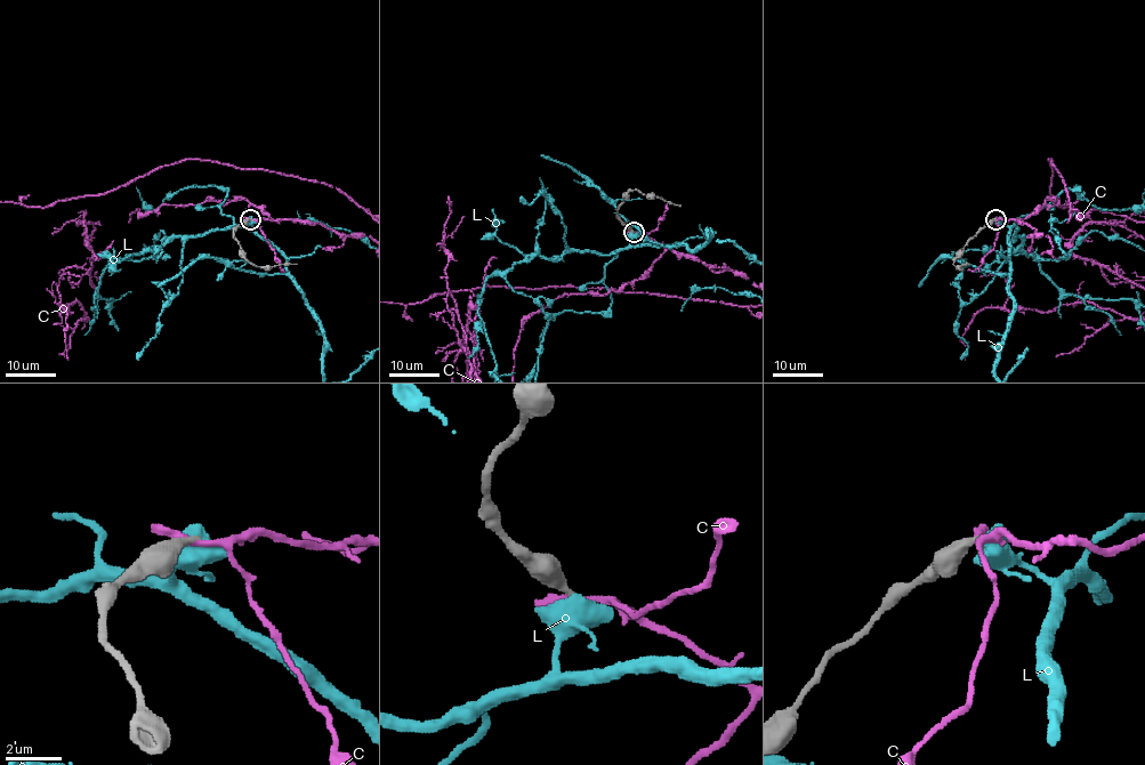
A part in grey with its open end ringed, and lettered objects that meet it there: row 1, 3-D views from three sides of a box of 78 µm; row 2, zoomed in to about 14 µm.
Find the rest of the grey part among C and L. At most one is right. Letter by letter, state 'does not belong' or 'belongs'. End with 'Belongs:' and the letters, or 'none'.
C: does not belong
L: does not belong
Belongs: none

